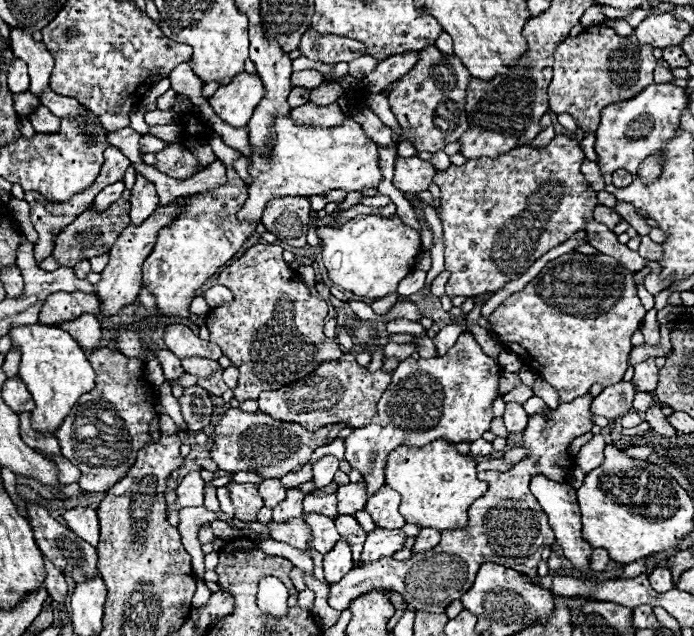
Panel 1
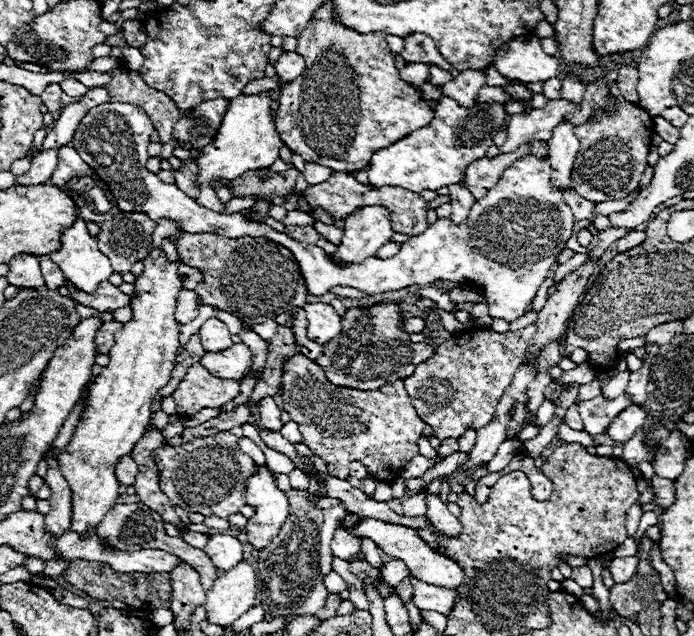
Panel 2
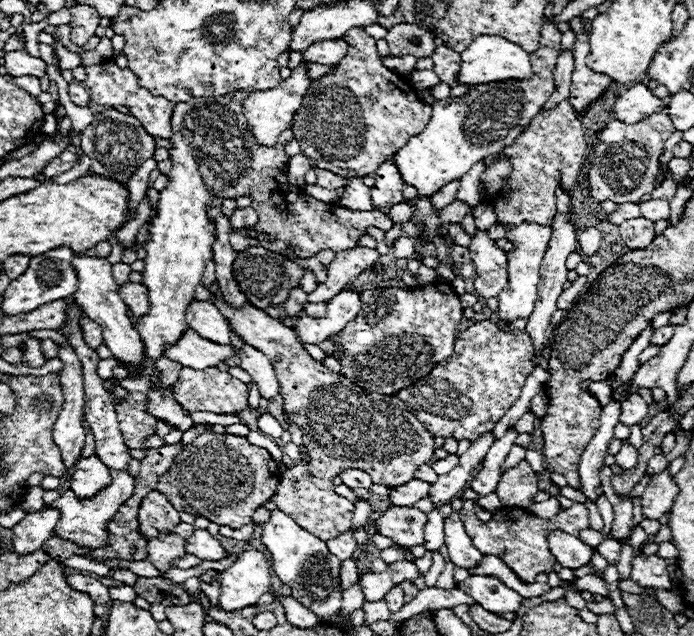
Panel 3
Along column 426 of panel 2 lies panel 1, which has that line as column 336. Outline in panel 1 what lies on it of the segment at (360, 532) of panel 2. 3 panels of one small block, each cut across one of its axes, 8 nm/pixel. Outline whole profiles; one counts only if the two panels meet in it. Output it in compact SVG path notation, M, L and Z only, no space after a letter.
M340 540L326 556L324 556L324 578L328 584L338 582L346 572L352 570L352 552L350 546Z

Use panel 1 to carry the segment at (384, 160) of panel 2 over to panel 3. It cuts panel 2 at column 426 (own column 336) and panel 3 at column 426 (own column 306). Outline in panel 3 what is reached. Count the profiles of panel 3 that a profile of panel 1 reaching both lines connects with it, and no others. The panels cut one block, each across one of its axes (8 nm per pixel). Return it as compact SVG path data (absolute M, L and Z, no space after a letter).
M550 20L542 24L540 48L532 54L534 76L530 80L476 84L470 86L464 96L434 102L428 126L394 154L394 164L404 184L414 186L420 196L432 196L448 182L460 180L478 160L494 156L510 146L554 92L554 66L560 54L560 36L562 34Z

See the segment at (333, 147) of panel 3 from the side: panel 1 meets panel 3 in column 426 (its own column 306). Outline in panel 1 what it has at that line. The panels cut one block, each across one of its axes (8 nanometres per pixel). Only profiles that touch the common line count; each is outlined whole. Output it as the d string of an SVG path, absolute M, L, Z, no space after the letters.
M304 104L298 108L292 108L290 116L298 124L314 124L314 126L338 126L344 122L344 114L340 112L338 104L330 106L316 106L316 104Z

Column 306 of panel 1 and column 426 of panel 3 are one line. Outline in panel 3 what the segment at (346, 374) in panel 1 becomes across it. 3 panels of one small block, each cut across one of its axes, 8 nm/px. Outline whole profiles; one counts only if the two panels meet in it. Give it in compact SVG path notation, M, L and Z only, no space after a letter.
M482 320L456 336L454 354L448 360L436 364L424 380L400 390L398 396L432 436L454 436L456 440L472 442L490 432L512 408L532 370L532 340L528 332L504 332L492 320Z

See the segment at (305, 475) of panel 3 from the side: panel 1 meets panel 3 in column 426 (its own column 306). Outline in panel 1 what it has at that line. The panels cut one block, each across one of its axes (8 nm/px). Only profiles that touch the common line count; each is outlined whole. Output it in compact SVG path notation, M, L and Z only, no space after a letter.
M230 408L226 410L226 414L220 416L214 428L210 458L224 472L256 470L262 478L282 478L298 464L306 464L310 460L310 454L318 446L324 446L330 428L332 426L324 426L316 432L308 432L300 424L280 422L264 412L252 414L252 412L242 412L238 408Z

